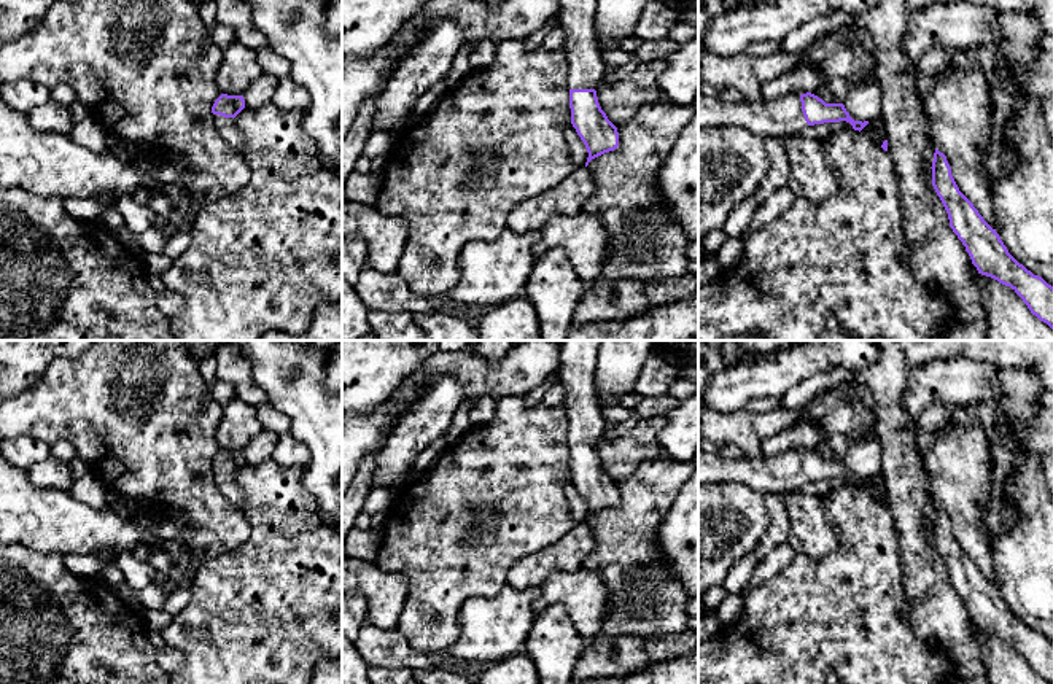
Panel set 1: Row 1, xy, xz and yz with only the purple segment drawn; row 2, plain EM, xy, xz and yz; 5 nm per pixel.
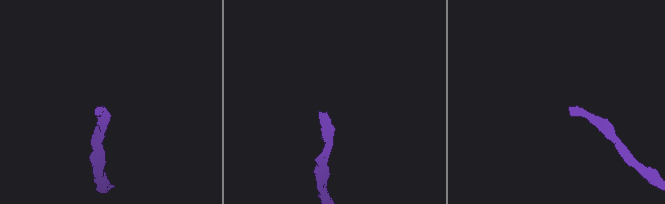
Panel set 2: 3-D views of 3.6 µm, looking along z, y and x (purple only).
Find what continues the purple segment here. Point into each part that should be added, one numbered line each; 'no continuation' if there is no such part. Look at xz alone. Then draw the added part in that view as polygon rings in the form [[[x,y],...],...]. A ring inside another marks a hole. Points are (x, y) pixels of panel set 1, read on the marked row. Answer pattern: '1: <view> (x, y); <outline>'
1: xz (586, 70); [[[560,0],[560,27],[566,33],[568,89],[596,89],[606,75],[595,35],[596,0]]]

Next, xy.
1: xy (220, 121); [[[213,115],[213,118],[215,118],[215,126],[218,127],[218,129],[221,129],[221,127],[227,127],[227,126],[234,126],[234,121],[235,121],[235,118],[224,118],[224,116],[220,116],[220,115]]]

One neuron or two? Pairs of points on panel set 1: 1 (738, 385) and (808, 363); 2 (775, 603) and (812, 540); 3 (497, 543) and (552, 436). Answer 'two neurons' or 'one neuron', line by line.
1: one neuron
2: two neurons
3: one neuron

